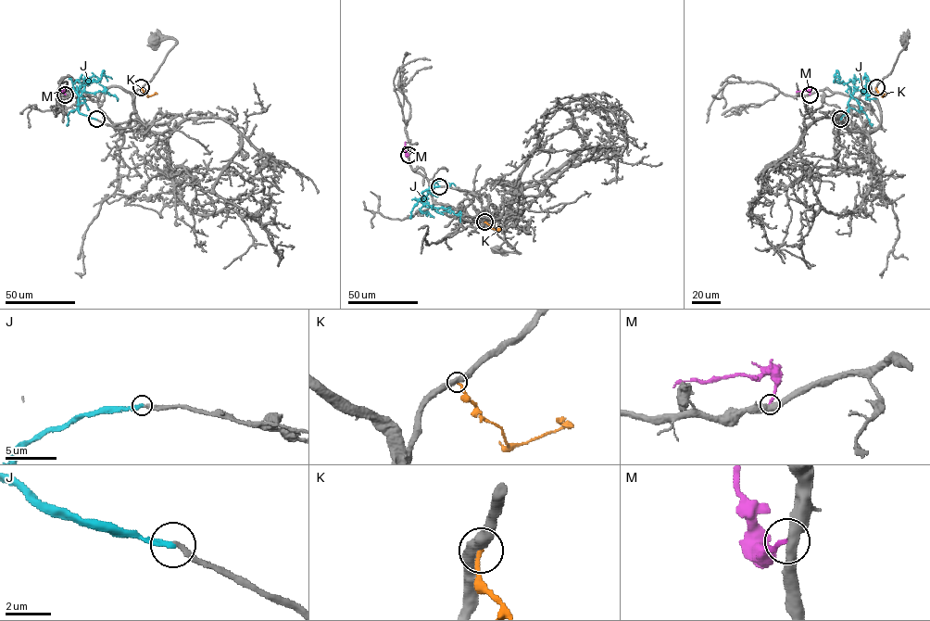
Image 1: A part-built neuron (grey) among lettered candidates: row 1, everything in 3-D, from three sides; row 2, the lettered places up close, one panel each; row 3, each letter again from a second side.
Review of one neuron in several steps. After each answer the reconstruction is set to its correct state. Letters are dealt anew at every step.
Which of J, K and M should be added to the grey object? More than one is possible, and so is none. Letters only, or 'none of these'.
none of these

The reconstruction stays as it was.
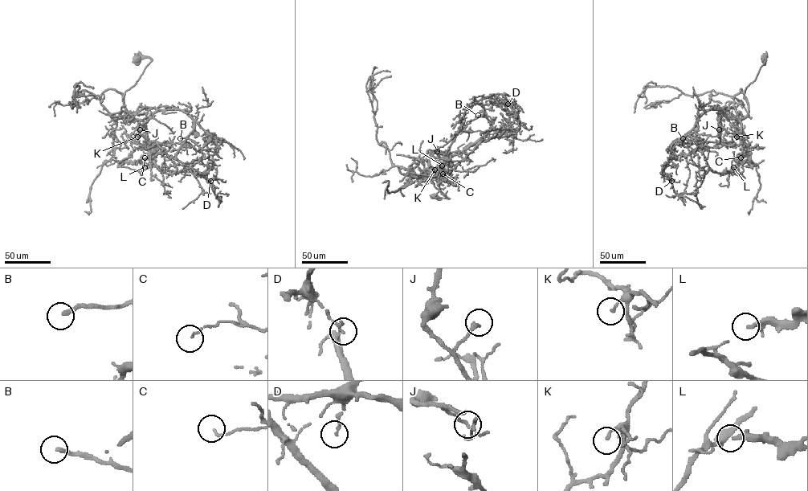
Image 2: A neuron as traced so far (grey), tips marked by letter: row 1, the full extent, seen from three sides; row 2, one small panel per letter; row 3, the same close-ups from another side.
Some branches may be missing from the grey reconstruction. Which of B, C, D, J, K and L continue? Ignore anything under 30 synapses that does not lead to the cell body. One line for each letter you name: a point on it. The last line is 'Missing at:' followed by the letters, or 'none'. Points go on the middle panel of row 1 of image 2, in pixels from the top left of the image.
B: Place: (478, 115)
Missing at: B

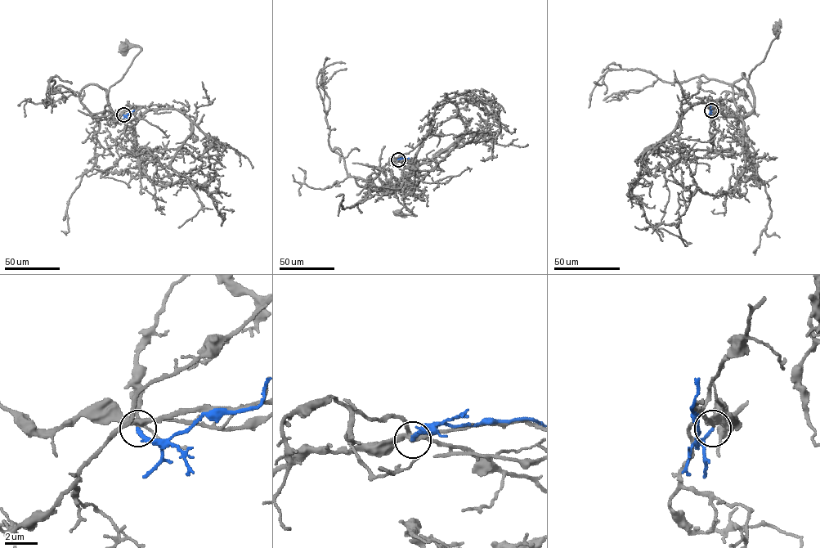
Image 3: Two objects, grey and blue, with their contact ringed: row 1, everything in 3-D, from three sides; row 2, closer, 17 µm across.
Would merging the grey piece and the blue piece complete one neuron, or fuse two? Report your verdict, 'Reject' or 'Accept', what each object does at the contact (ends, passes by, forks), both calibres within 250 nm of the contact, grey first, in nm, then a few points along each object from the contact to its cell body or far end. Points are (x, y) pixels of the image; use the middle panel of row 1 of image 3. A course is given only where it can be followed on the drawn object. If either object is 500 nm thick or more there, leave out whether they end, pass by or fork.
Reject. At the ring grey forks. At the ring blue ends. Thickness 260 nm (grey) against 240 nm. Course of grey: (397, 159), (421, 163), (387, 195), (383, 190), (392, 192), (416, 216), (397, 213). Course of blue: (397, 159), (409, 158)

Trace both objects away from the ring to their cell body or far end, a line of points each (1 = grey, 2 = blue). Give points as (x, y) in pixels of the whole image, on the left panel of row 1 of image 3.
1: (123, 114), (146, 109), (137, 119), (124, 121), (109, 106), (109, 89), (141, 49), (123, 48)
2: (123, 114), (134, 110)

